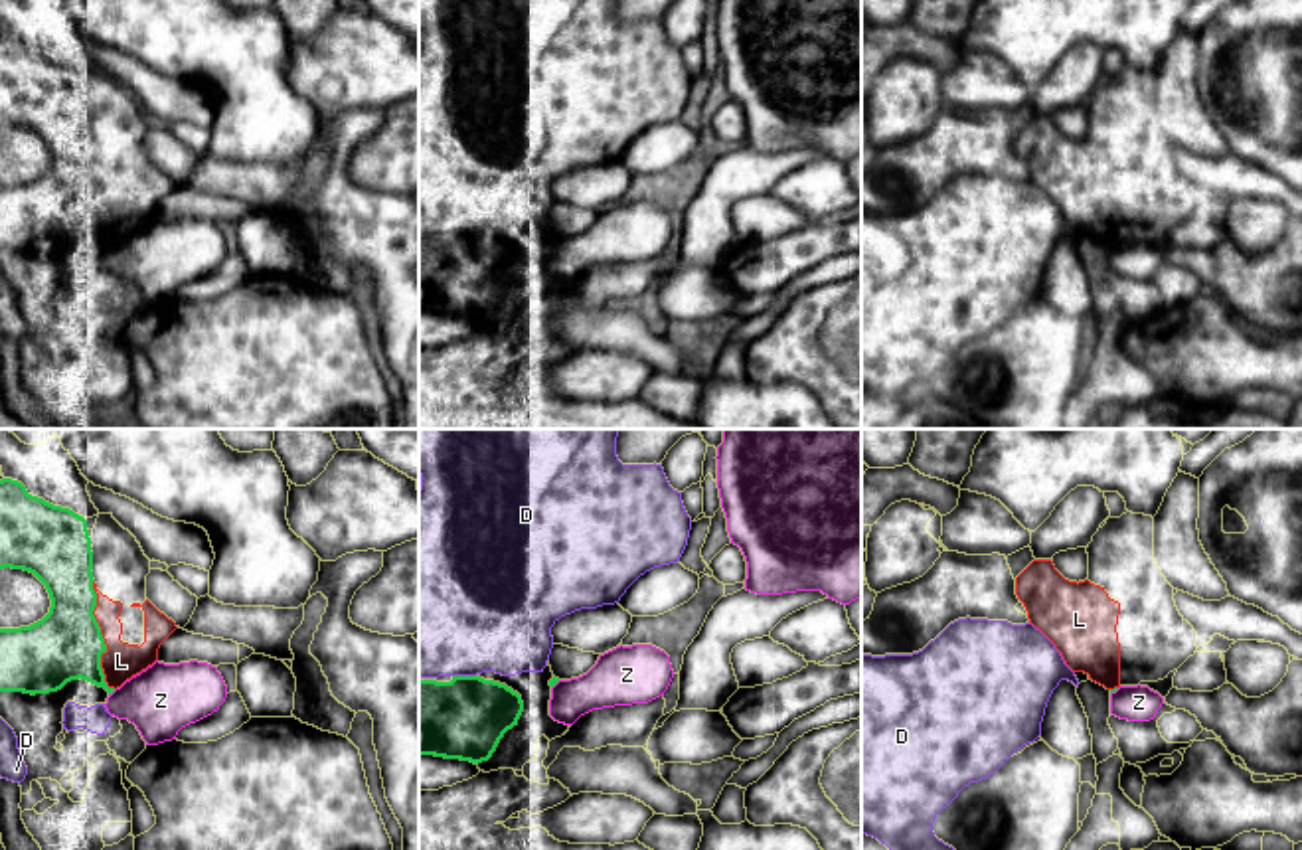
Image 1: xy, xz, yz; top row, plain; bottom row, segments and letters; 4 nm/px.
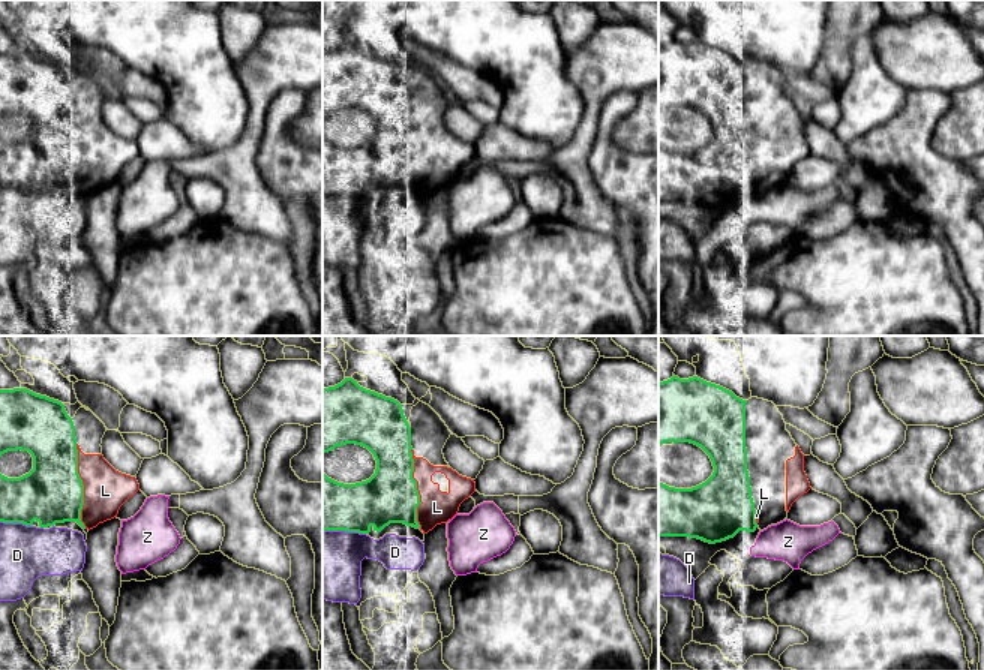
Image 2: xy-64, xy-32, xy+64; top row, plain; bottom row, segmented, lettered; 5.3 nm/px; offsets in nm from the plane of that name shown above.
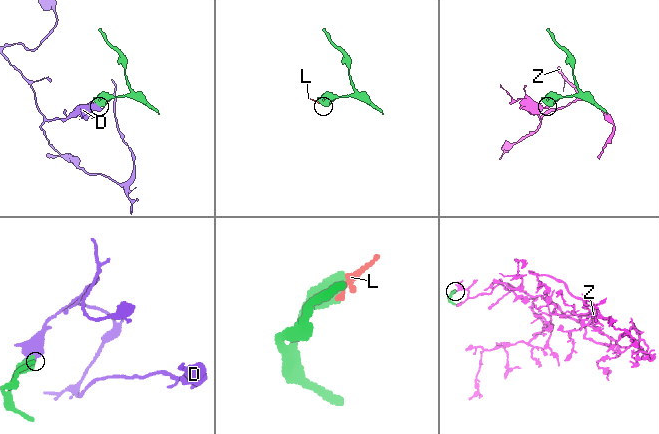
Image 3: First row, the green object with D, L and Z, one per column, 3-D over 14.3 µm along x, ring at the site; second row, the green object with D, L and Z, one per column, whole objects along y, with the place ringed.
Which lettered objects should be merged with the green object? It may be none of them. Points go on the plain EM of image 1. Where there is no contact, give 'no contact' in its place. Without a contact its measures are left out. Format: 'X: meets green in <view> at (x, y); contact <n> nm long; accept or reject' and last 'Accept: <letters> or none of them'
D: meets green in xz at (465, 234); contact 100 nm long; reject
L: meets green in xy at (101, 194); contact 460 nm long; accept
Z: meets green in xy at (111, 250); contact 40 nm long; reject
Accept: L

